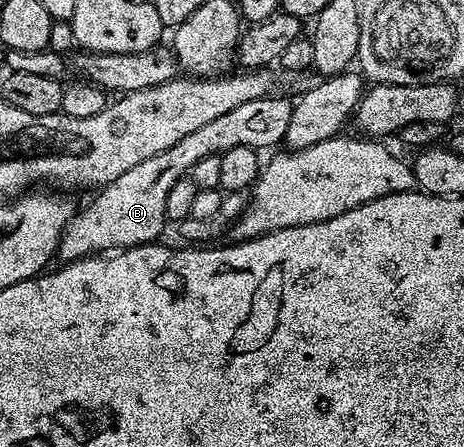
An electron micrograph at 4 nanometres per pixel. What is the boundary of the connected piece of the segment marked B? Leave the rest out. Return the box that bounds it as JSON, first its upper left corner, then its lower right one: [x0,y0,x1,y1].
[59,97,293,263]

